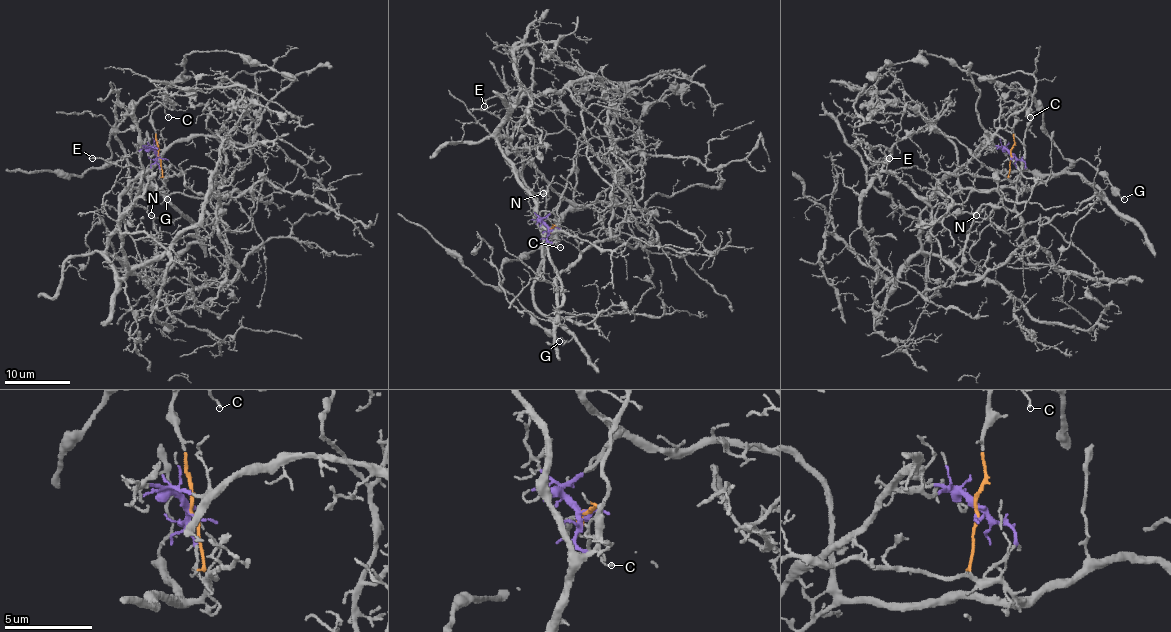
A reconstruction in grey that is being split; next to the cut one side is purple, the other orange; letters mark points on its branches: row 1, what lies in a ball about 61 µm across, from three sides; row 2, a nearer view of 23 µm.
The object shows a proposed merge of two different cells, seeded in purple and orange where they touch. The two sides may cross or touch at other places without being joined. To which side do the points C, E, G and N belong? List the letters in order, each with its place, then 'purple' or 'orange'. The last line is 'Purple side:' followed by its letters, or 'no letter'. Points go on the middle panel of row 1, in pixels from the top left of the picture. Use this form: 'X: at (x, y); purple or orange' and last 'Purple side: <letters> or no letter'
C: at (560, 247); orange
E: at (484, 106); purple
G: at (559, 341); orange
N: at (543, 193); purple
Purple side: E, N

